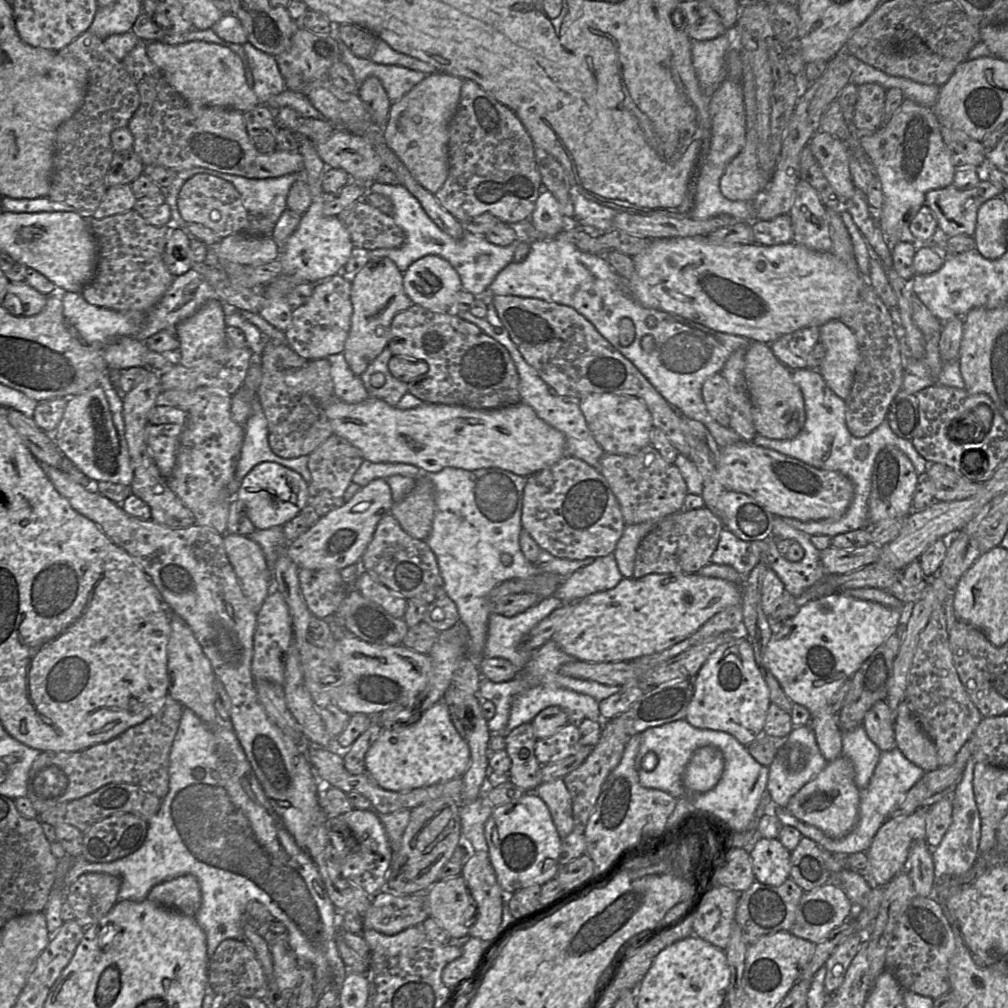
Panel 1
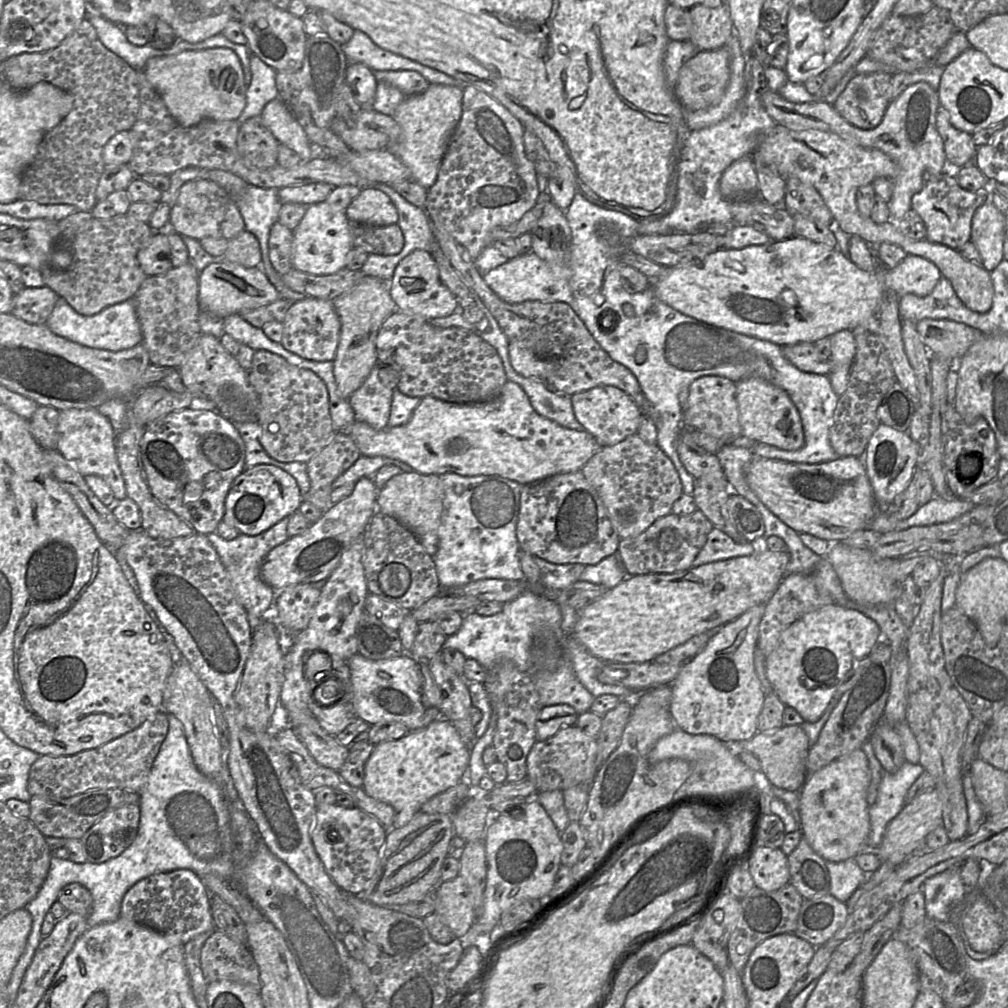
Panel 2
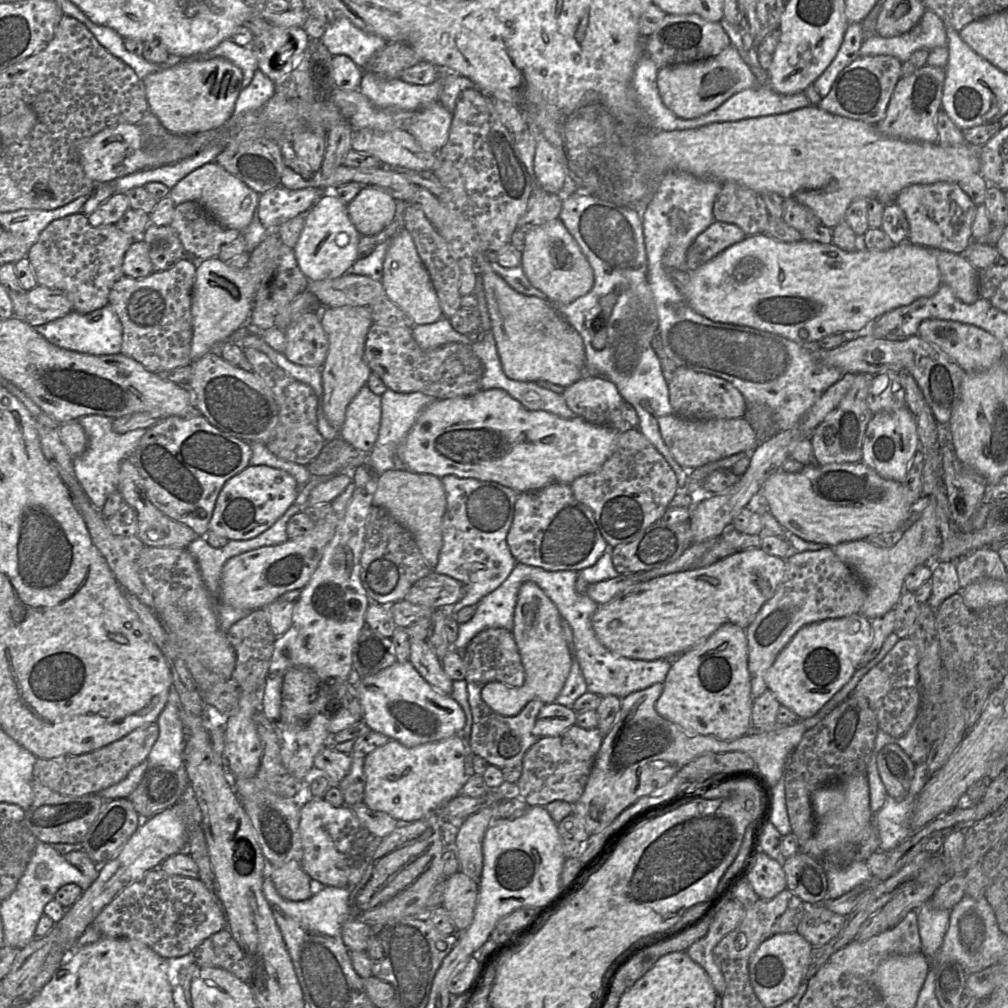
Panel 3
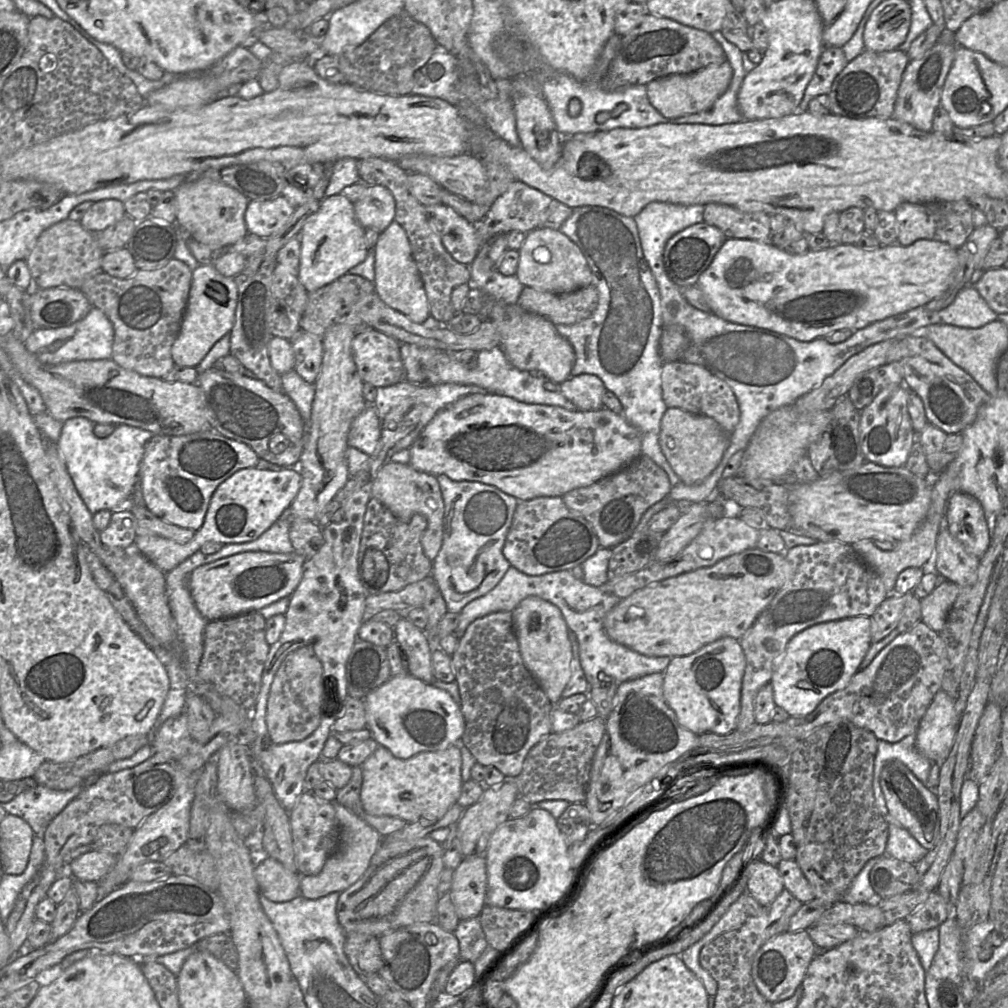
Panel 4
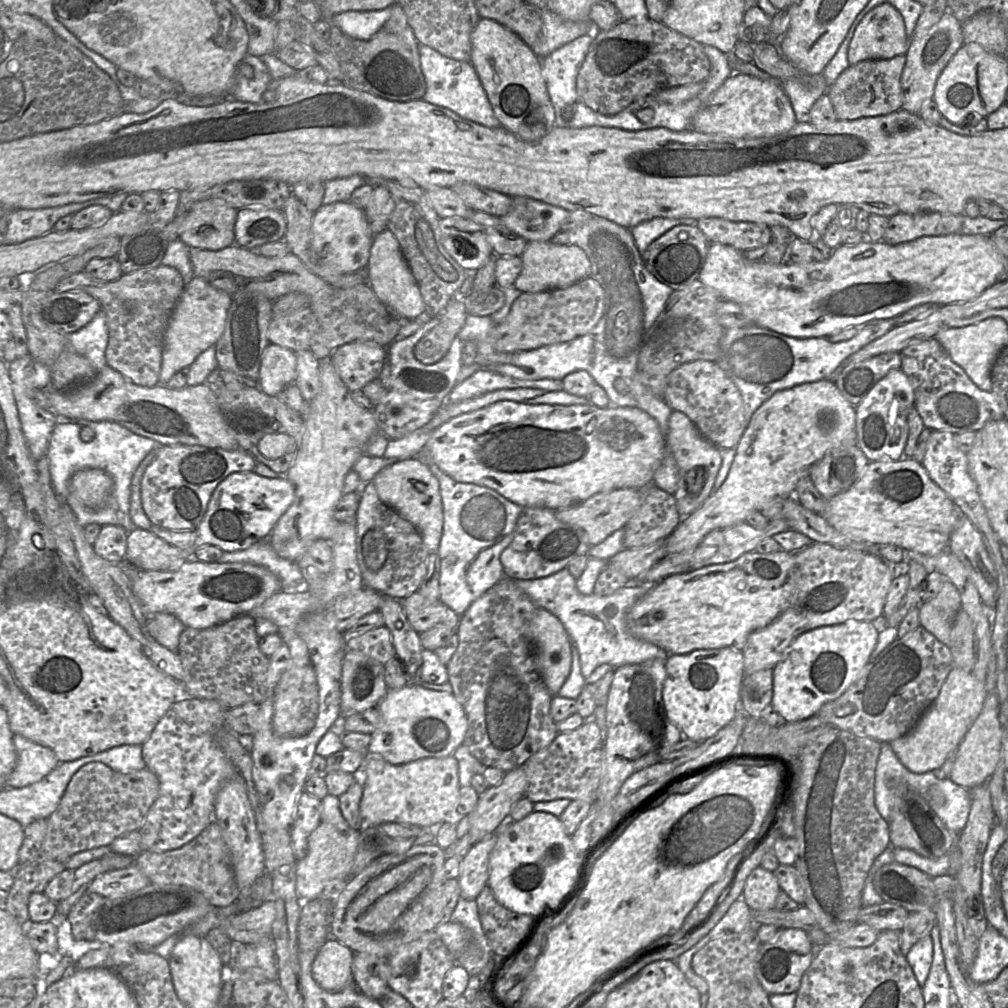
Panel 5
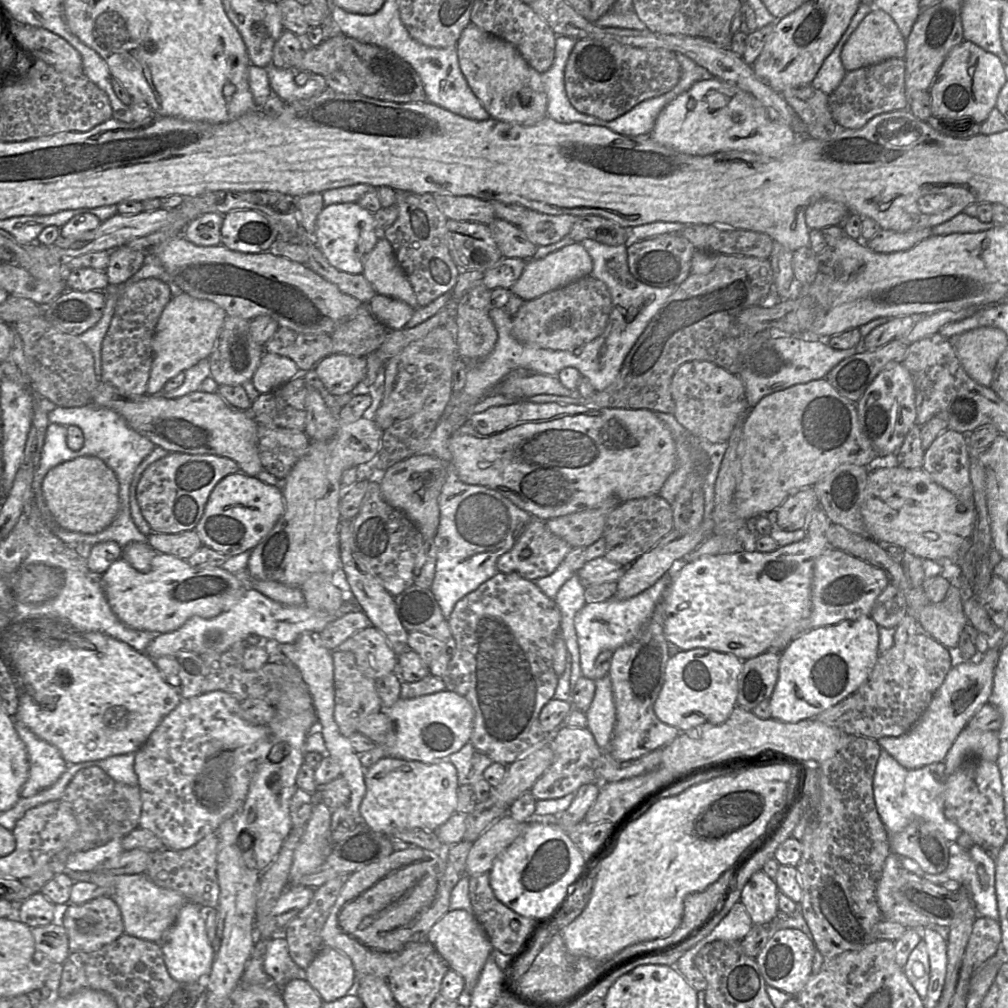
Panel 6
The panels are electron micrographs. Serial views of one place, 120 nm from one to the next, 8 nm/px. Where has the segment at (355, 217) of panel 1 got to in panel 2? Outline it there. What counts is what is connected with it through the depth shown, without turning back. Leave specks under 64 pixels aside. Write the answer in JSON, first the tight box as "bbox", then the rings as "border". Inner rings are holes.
{"bbox":[350,222,404,255],"border":[[[350,222],[353,247],[362,248],[368,254],[396,255],[404,247],[404,236],[395,223],[388,226],[372,226]]]}

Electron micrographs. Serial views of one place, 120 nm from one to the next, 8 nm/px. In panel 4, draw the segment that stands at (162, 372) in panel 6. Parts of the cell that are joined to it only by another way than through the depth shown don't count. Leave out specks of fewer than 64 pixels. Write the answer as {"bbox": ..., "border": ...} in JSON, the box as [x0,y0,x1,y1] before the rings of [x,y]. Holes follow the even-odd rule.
{"bbox":[171,264,238,367],"border":[[[200,264],[192,275],[188,302],[171,355],[176,366],[196,367],[212,346],[229,334],[235,320],[238,289],[234,278],[220,274],[213,265]]]}

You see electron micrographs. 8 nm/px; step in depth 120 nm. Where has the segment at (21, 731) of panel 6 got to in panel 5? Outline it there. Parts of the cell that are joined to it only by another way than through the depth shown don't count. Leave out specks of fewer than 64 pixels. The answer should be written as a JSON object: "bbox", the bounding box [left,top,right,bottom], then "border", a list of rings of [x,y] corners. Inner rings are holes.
{"bbox":[6,735,60,788],"border":[[[13,735],[17,761],[6,787],[23,788],[39,782],[60,763],[54,752],[19,735]]]}

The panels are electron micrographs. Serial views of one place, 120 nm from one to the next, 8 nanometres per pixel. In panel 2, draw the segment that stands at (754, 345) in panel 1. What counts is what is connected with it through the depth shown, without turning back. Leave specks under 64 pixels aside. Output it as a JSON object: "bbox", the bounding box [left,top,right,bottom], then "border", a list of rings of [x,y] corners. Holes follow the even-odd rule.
{"bbox":[736,378,804,451],"border":[[[748,378],[736,383],[736,400],[742,435],[782,450],[794,451],[804,443],[804,433],[798,409],[781,388],[759,378]]]}

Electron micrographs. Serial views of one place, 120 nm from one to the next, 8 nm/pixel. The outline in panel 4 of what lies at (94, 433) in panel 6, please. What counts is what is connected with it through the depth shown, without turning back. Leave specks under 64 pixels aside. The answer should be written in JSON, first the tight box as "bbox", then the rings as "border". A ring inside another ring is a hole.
{"bbox":[56,417,153,515],"border":[[[76,417],[63,422],[60,437],[56,443],[67,471],[89,511],[94,515],[100,510],[114,511],[127,506],[132,493],[139,483],[139,470],[147,442],[153,433],[129,425],[115,425],[114,431],[105,438],[97,438],[93,433],[94,425],[89,419]]]}

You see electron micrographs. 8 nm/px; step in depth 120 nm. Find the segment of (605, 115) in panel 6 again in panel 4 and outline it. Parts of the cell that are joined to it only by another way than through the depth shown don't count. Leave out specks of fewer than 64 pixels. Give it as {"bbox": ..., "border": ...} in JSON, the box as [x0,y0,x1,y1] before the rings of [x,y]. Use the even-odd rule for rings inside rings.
{"bbox":[601,12,726,92],"border":[[[648,12],[631,32],[621,37],[601,88],[613,92],[632,85],[648,85],[657,78],[690,74],[726,60],[723,48],[712,34]]]}

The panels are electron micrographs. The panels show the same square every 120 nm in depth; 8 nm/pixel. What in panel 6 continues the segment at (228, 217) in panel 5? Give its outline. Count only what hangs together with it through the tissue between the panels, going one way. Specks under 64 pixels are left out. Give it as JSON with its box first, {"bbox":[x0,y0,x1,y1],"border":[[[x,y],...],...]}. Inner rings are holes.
{"bbox":[182,213,224,246],"border":[[[206,213],[190,221],[182,232],[189,242],[197,246],[221,245],[221,227],[224,215]]]}

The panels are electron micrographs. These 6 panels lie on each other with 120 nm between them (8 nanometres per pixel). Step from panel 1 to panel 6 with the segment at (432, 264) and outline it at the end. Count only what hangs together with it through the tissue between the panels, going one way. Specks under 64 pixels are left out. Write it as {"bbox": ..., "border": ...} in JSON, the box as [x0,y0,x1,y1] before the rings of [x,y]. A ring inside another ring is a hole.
{"bbox":[363,235,419,309],"border":[[[382,235],[366,260],[363,275],[378,295],[401,300],[414,309],[419,307],[413,287],[400,267],[392,245]]]}

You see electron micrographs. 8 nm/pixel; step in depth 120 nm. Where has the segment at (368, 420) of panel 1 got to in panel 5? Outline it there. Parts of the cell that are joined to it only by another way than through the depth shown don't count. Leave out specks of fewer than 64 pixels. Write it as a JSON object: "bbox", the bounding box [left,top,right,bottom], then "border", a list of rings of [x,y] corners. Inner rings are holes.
{"bbox":[425,400,665,511],"border":[[[503,400],[476,411],[460,414],[441,424],[433,431],[425,448],[436,465],[457,482],[489,487],[522,507],[541,507],[557,511],[560,508],[580,504],[597,493],[613,489],[641,488],[652,484],[654,474],[664,458],[664,446],[665,439],[655,419],[635,407],[599,408],[591,403],[586,405],[527,405],[524,402]]]}

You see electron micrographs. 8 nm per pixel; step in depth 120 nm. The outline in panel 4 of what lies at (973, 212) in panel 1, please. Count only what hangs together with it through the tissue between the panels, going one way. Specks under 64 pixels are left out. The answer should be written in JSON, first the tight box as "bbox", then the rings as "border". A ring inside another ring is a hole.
{"bbox":[894,199,975,249],"border":[[[966,199],[951,202],[903,202],[894,211],[898,222],[898,237],[896,243],[902,246],[908,246],[917,240],[929,239],[947,243],[952,248],[958,249],[965,243],[975,228],[973,222],[974,209]]]}

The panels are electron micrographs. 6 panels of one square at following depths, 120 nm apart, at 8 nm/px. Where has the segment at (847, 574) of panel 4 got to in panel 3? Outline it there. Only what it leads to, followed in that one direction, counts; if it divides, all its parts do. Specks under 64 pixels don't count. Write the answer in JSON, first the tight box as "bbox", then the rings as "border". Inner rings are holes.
{"bbox":[745,547,866,698],"border":[[[832,547],[797,552],[786,559],[786,570],[776,593],[762,606],[745,629],[748,642],[748,671],[751,695],[758,698],[767,690],[765,675],[777,655],[805,625],[860,612],[866,599],[864,584],[842,562]]]}

